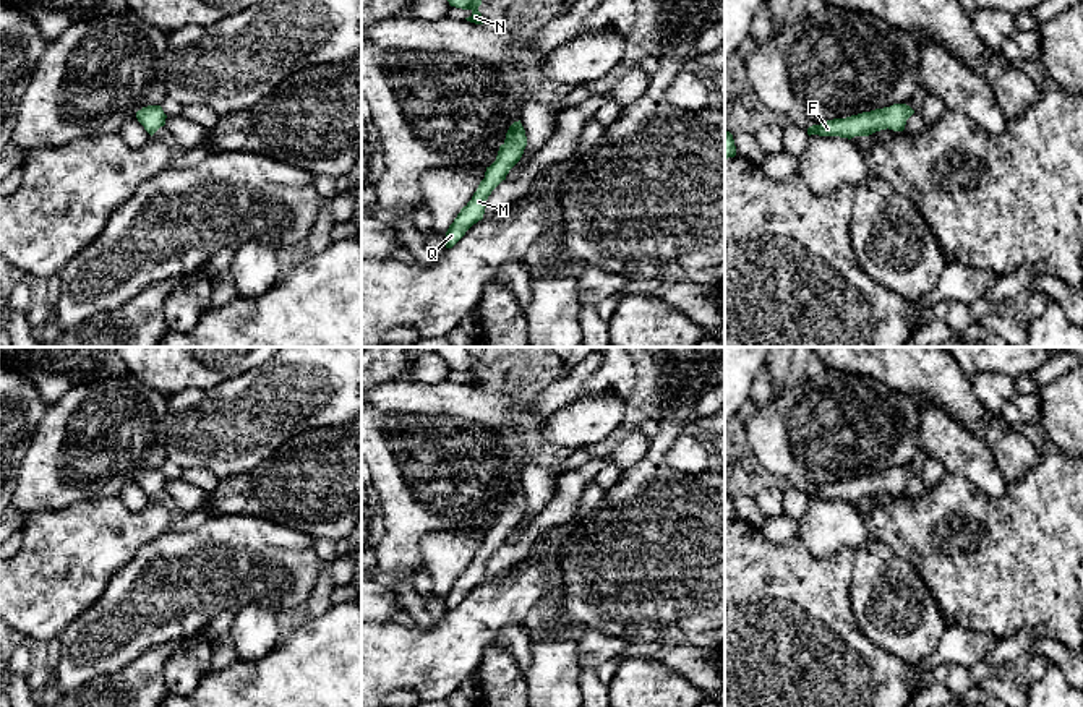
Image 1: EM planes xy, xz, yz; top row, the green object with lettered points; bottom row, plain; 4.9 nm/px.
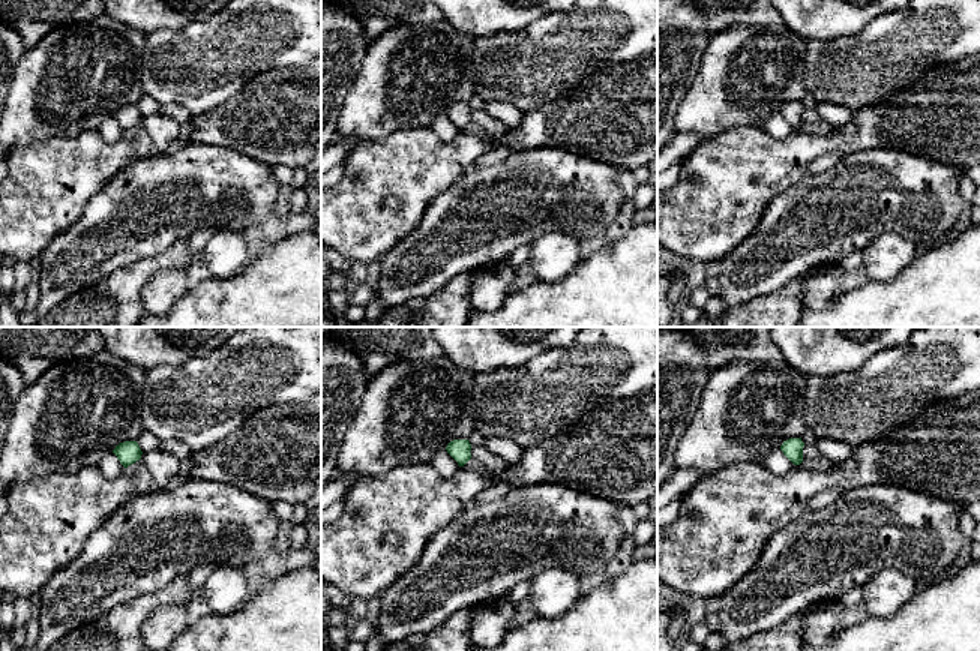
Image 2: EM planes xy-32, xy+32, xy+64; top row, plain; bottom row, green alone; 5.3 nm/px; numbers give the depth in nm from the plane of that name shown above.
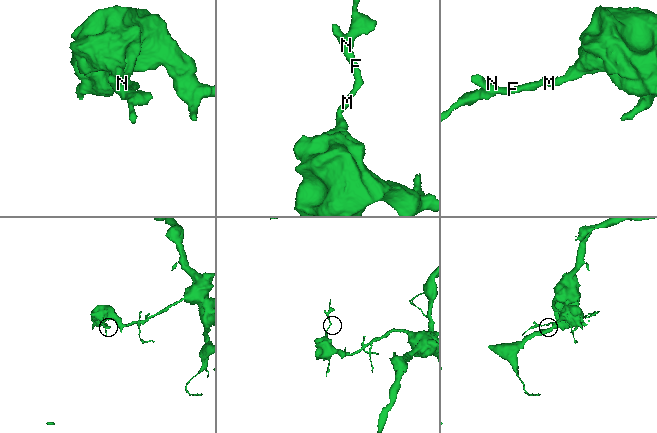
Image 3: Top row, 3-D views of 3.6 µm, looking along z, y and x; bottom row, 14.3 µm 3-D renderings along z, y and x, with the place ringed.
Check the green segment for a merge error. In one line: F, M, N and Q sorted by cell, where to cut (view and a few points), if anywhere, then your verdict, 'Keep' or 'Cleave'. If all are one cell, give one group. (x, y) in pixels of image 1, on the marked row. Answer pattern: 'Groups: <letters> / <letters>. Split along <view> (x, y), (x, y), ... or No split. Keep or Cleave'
Groups: F M N Q. No split. Keep

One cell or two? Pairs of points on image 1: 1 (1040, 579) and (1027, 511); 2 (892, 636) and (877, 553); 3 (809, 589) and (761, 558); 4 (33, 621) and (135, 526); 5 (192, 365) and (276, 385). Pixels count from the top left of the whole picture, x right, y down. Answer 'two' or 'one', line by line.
1: one
2: one
3: one
4: one
5: two

